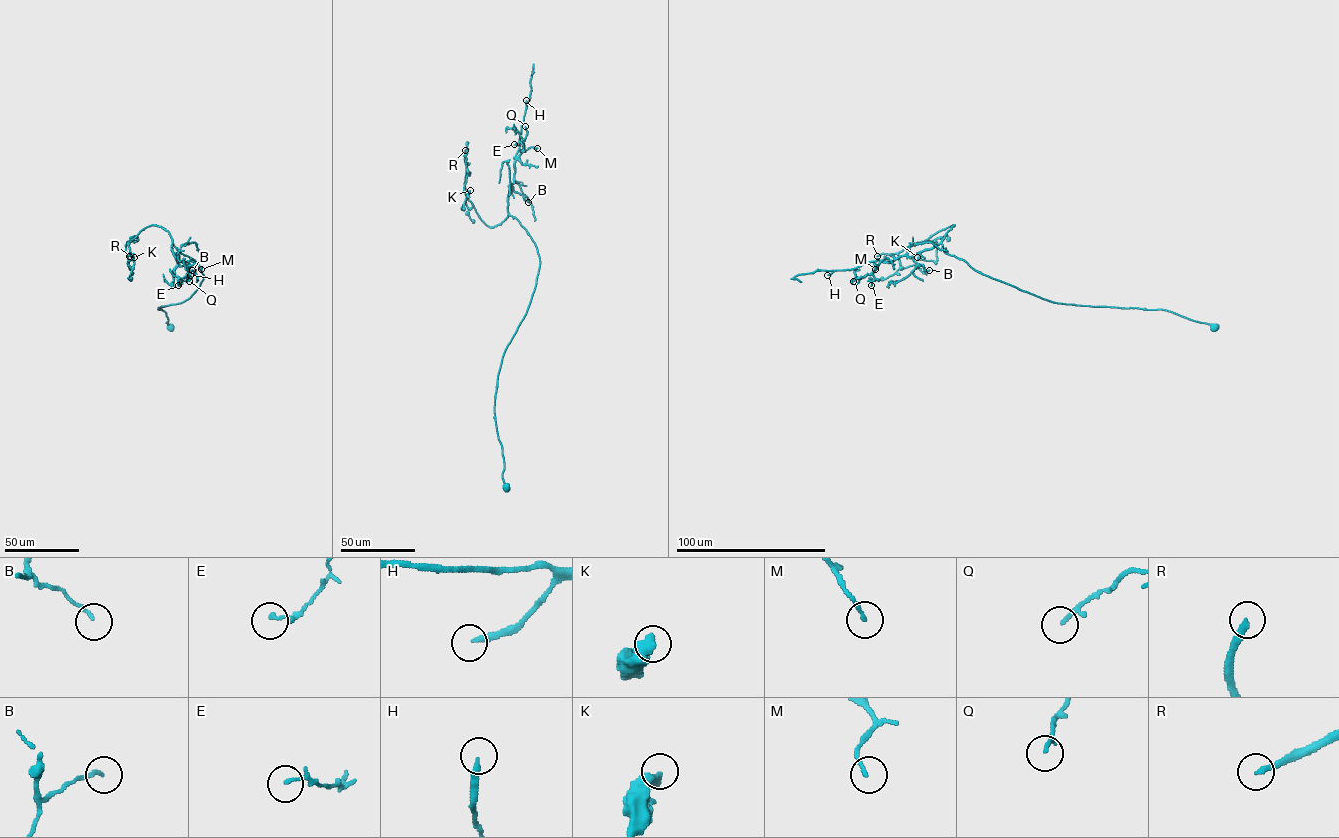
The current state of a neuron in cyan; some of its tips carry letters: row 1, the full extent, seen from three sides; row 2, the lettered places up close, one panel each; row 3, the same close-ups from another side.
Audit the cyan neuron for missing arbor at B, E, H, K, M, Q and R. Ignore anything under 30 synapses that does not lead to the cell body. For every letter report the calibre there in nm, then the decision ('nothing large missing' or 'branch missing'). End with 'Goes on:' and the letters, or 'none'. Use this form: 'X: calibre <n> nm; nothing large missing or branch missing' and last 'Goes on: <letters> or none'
B: calibre 120 nm; nothing large missing
E: calibre 140 nm; nothing large missing
H: calibre 240 nm; nothing large missing
K: calibre 500 nm; nothing large missing
M: calibre 140 nm; nothing large missing
Q: calibre 110 nm; nothing large missing
R: calibre 240 nm; branch missing
Goes on: R

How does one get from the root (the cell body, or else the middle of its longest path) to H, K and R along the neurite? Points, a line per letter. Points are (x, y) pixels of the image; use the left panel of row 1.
H: (169, 328), (166, 312), (158, 308), (187, 299), (204, 278), (195, 261), (172, 243), (173, 254), (190, 275)
K: (169, 328), (158, 308), (188, 299), (203, 274), (157, 226), (127, 243), (128, 261), (134, 257)
R: (169, 328), (158, 308), (196, 290), (204, 278), (198, 265), (154, 225), (128, 243), (129, 256)

